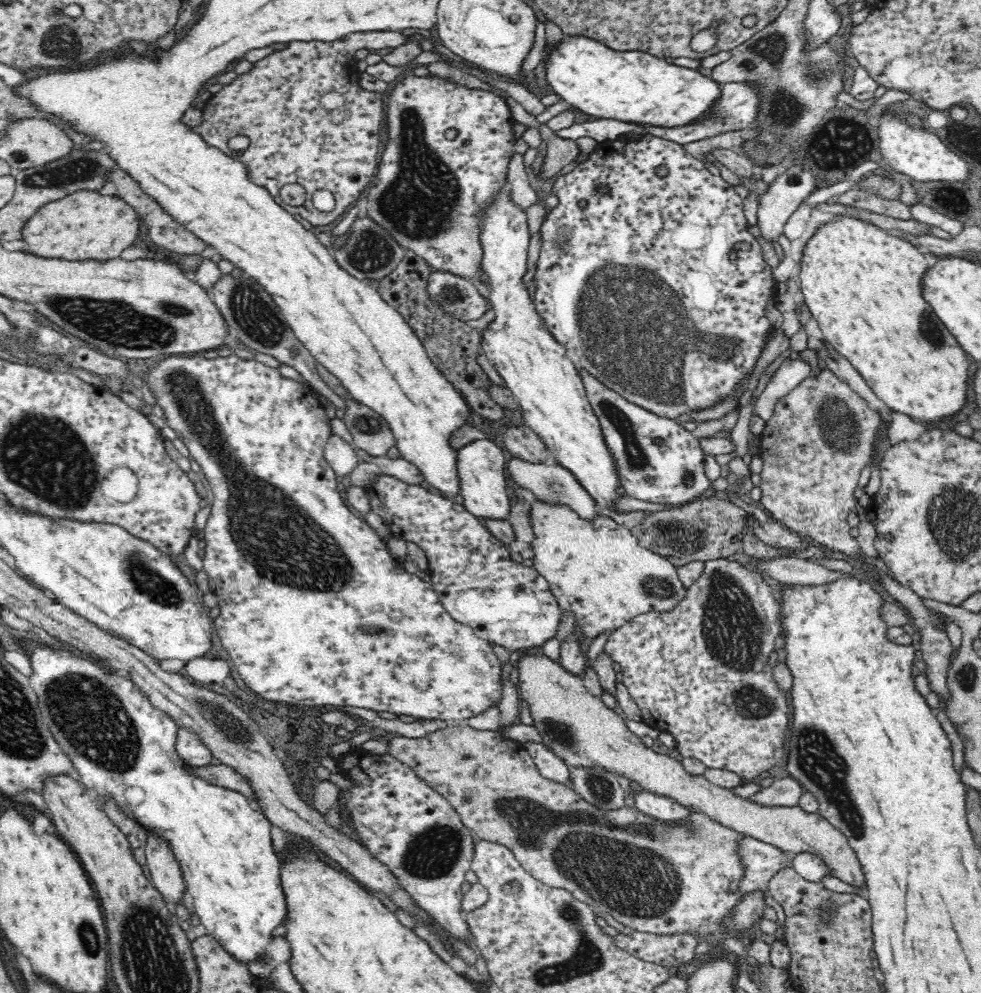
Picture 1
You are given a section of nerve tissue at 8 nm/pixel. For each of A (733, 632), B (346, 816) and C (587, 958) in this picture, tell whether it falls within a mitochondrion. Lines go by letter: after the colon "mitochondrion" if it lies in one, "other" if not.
A: mitochondrion
B: other
C: mitochondrion

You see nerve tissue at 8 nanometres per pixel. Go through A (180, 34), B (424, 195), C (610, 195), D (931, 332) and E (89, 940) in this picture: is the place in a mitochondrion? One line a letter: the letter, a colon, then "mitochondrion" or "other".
A: other
B: mitochondrion
C: other
D: mitochondrion
E: mitochondrion

